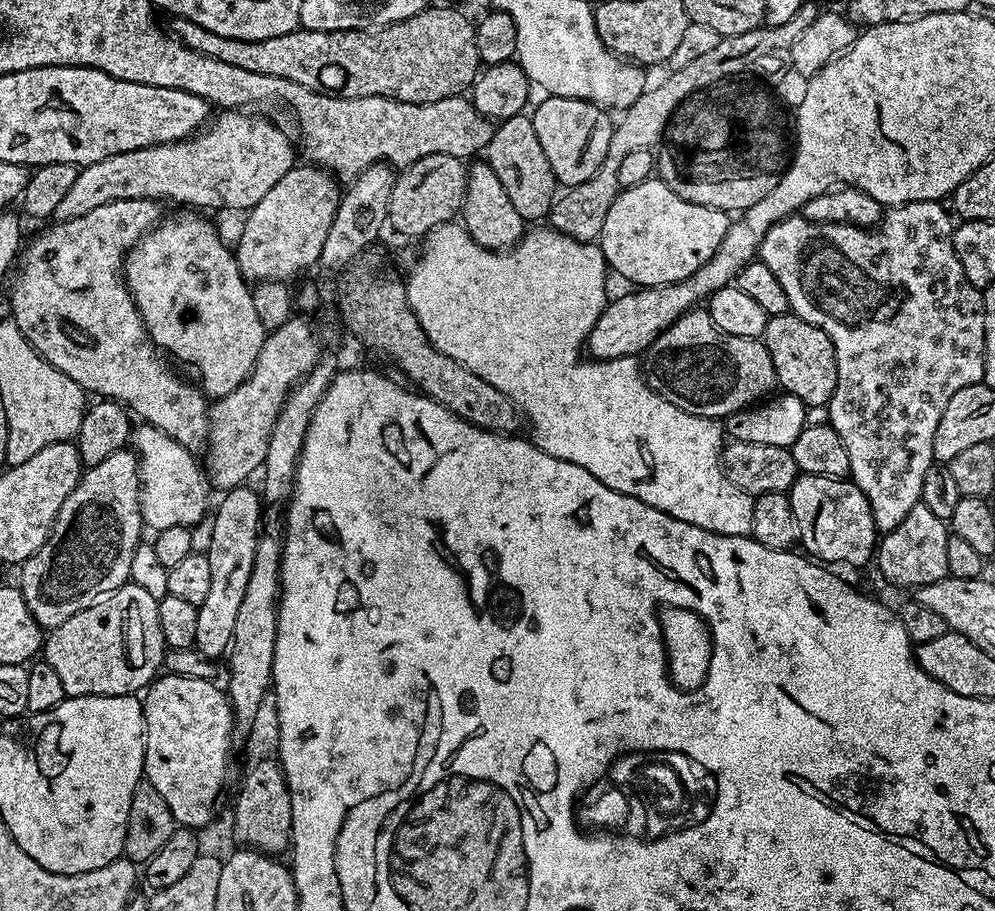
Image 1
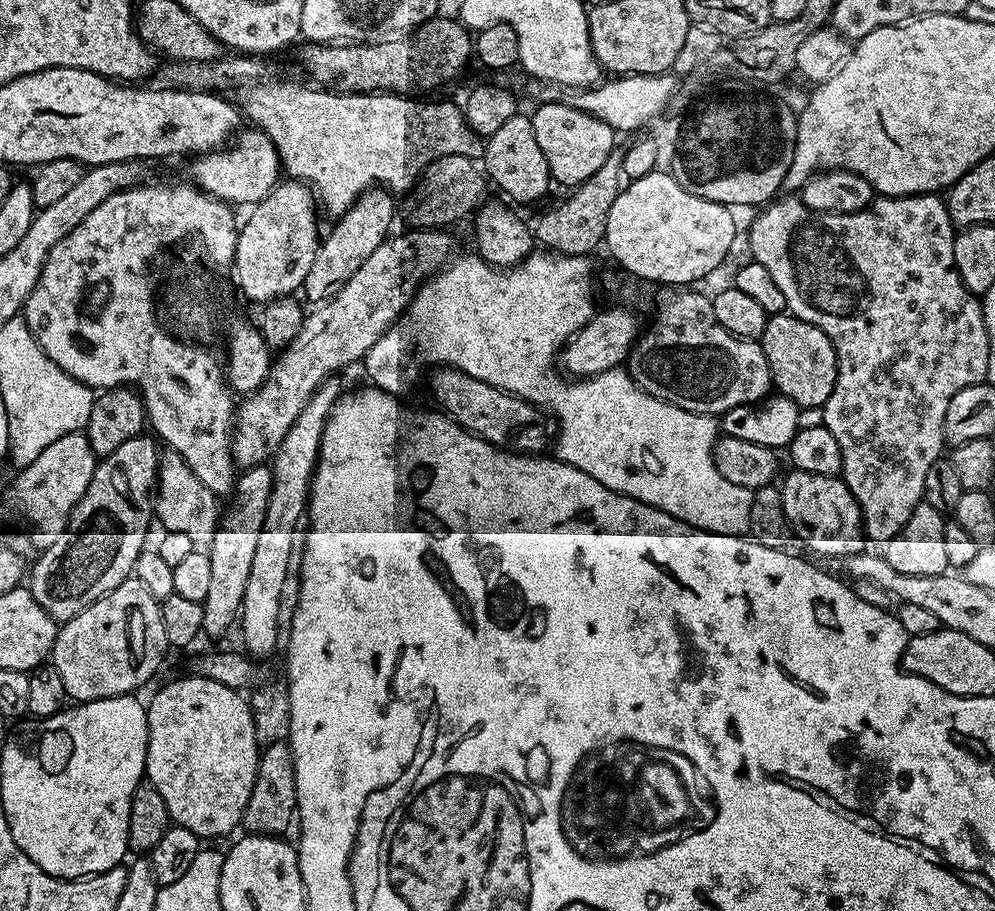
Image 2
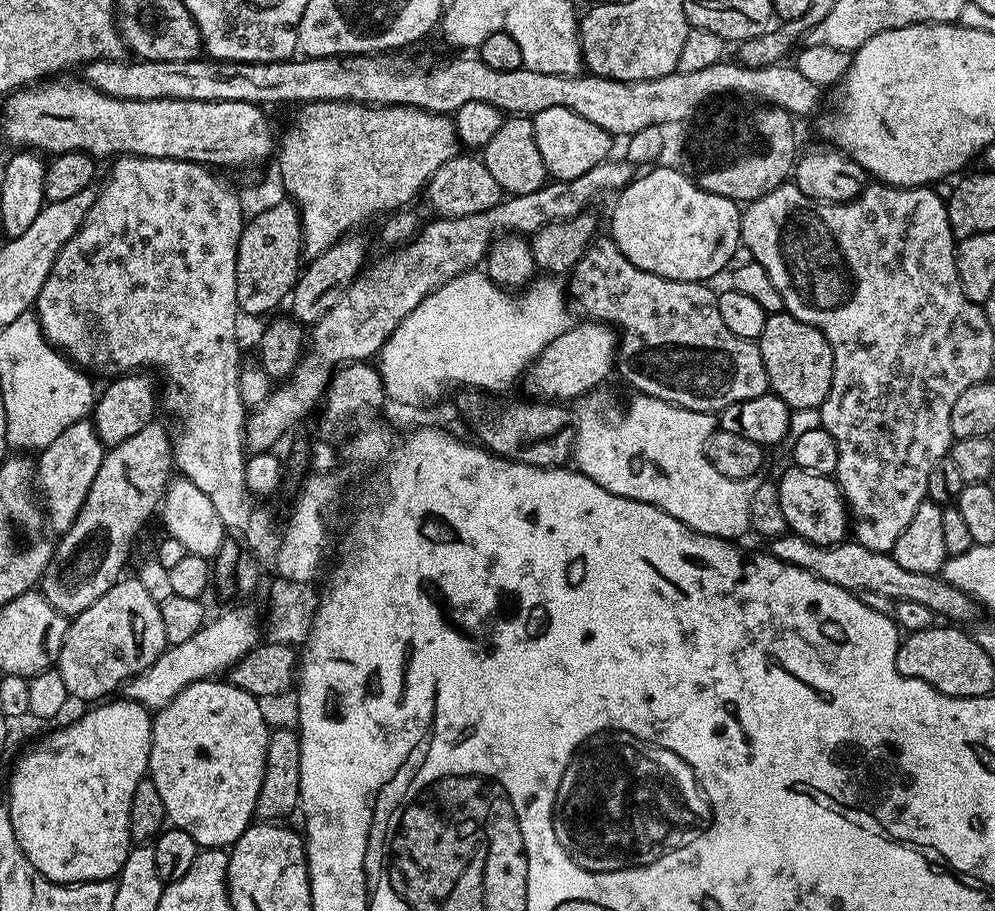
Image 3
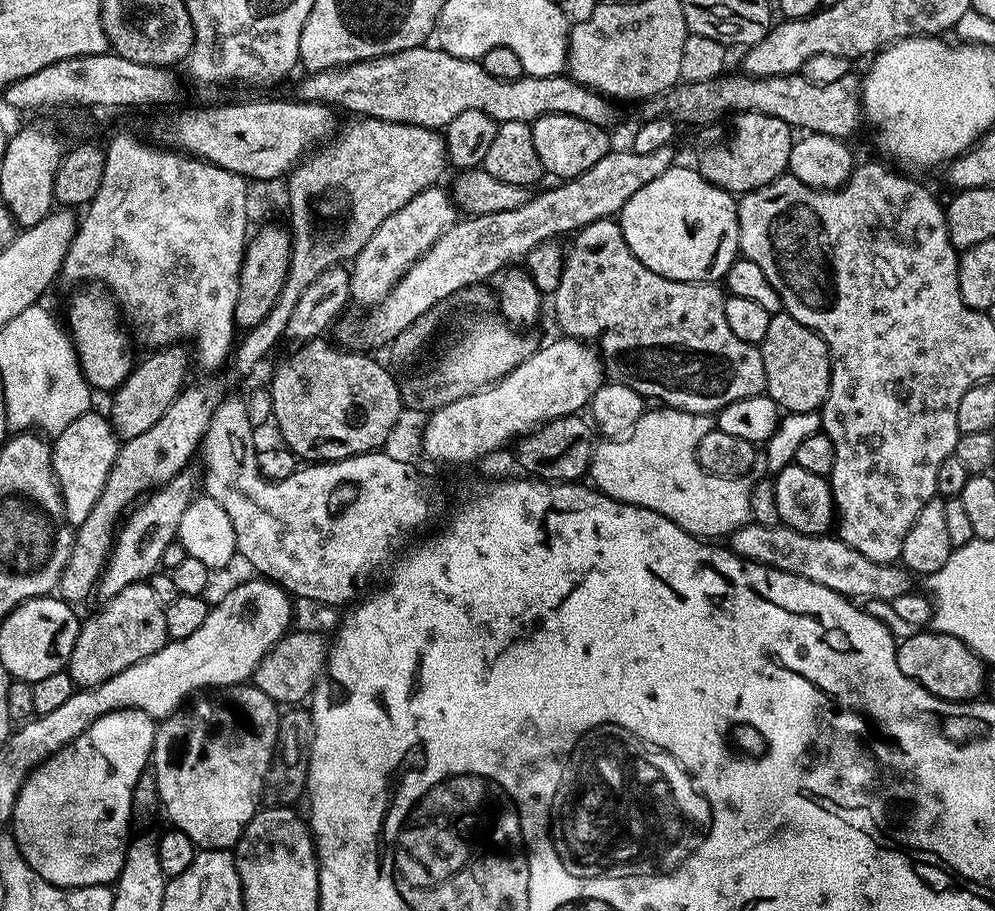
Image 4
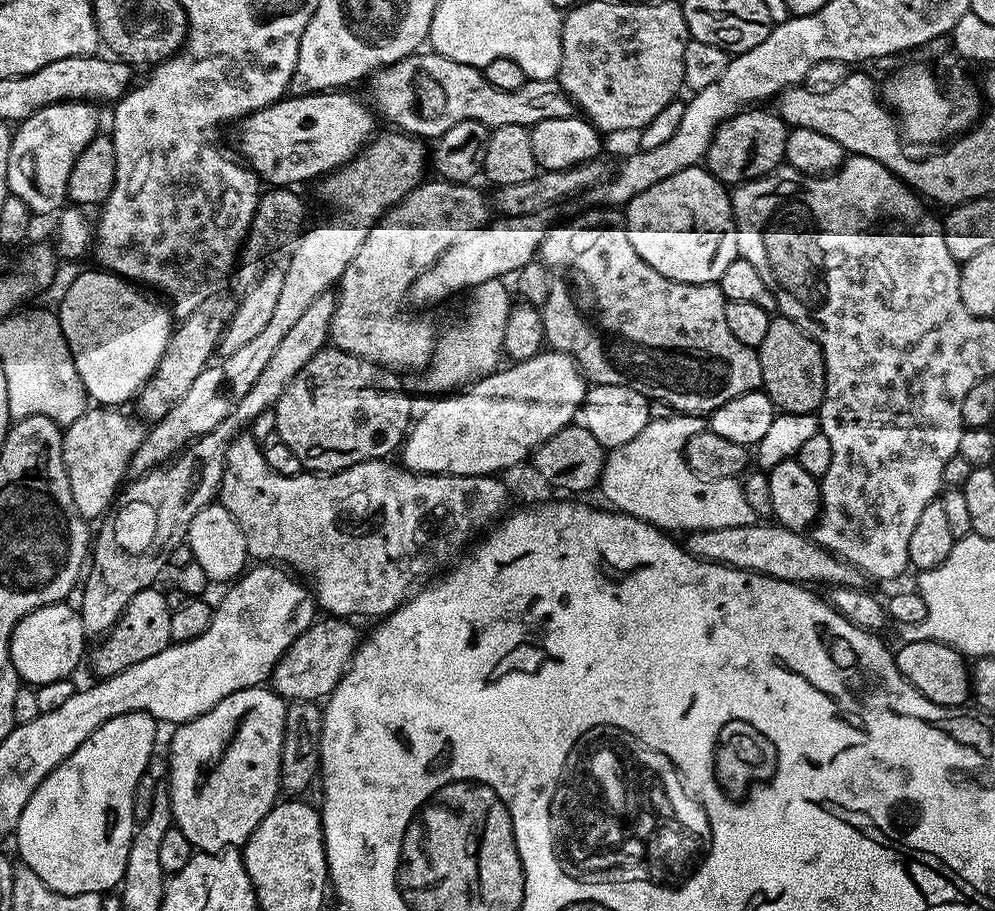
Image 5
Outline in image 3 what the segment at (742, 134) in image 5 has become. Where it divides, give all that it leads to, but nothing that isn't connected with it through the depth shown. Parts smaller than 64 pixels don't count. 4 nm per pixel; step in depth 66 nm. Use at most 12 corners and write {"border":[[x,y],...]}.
{"border":[[765,106],[766,156],[708,174],[702,190],[737,202],[770,194],[798,159],[794,117]]}

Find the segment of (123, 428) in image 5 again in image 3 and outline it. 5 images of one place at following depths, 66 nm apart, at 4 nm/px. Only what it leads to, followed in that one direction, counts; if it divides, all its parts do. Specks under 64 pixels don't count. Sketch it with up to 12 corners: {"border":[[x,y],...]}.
{"border":[[91,419],[39,453],[34,484],[53,533],[68,532],[102,466]]}

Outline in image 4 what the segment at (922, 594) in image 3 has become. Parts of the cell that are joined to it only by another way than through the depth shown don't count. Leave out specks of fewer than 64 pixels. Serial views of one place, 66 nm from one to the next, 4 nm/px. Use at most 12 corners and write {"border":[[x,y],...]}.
{"border":[[749,522],[726,544],[744,560],[857,601],[913,591],[913,573],[836,534]]}

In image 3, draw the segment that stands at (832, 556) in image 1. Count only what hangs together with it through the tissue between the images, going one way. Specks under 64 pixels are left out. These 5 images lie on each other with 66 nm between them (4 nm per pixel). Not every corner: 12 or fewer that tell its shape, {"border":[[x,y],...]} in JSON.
{"border":[[795,466],[778,477],[795,535],[842,544],[850,513],[830,476]]}

